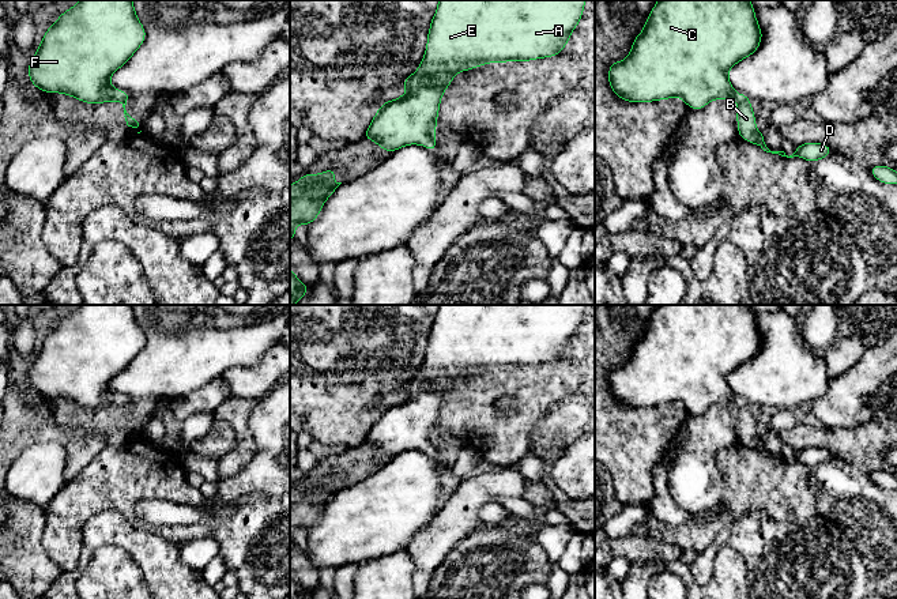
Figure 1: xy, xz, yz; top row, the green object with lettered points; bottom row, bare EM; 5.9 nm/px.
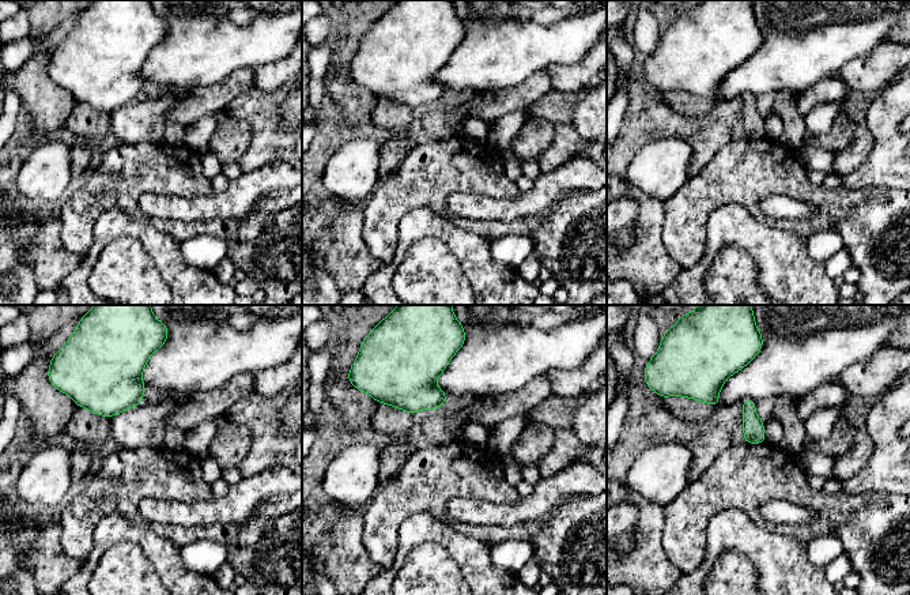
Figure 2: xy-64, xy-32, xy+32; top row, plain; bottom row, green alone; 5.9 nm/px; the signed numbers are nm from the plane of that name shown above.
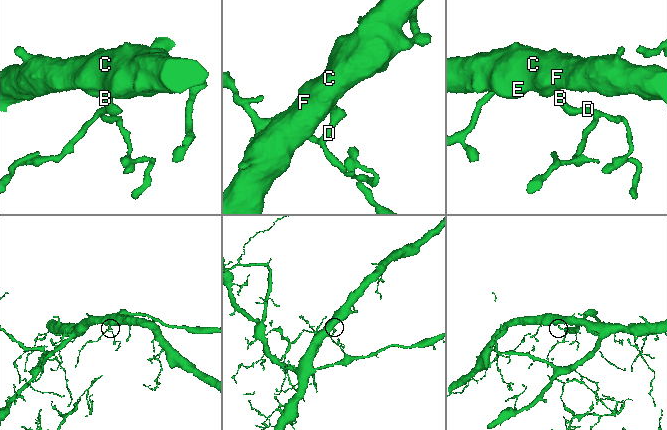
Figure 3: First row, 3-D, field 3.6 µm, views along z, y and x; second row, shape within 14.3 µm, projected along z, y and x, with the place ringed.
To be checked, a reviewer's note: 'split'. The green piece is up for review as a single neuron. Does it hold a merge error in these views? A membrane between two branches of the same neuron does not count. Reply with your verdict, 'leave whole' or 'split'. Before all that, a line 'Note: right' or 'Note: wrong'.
Note: wrong
leave whole

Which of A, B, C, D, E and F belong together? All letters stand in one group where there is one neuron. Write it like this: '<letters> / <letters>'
A B C D E F

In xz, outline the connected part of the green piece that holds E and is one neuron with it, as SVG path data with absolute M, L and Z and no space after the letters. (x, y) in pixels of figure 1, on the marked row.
M438 0L423 60L418 69L403 80L407 93L381 105L363 139L373 140L389 152L410 144L436 151L440 102L456 74L489 63L557 56L578 25L584 5L585 0Z

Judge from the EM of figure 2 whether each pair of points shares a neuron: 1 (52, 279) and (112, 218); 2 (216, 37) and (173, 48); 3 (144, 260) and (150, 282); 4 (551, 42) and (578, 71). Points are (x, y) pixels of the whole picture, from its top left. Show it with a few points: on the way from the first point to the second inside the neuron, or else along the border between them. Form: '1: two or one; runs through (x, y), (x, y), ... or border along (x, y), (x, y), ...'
1: two; border along (83, 258), (61, 282)
2: one; runs through (206, 46), (184, 48)
3: one; runs through (146, 266), (147, 277)
4: two; border along (592, 45), (573, 63), (550, 64), (544, 68)

